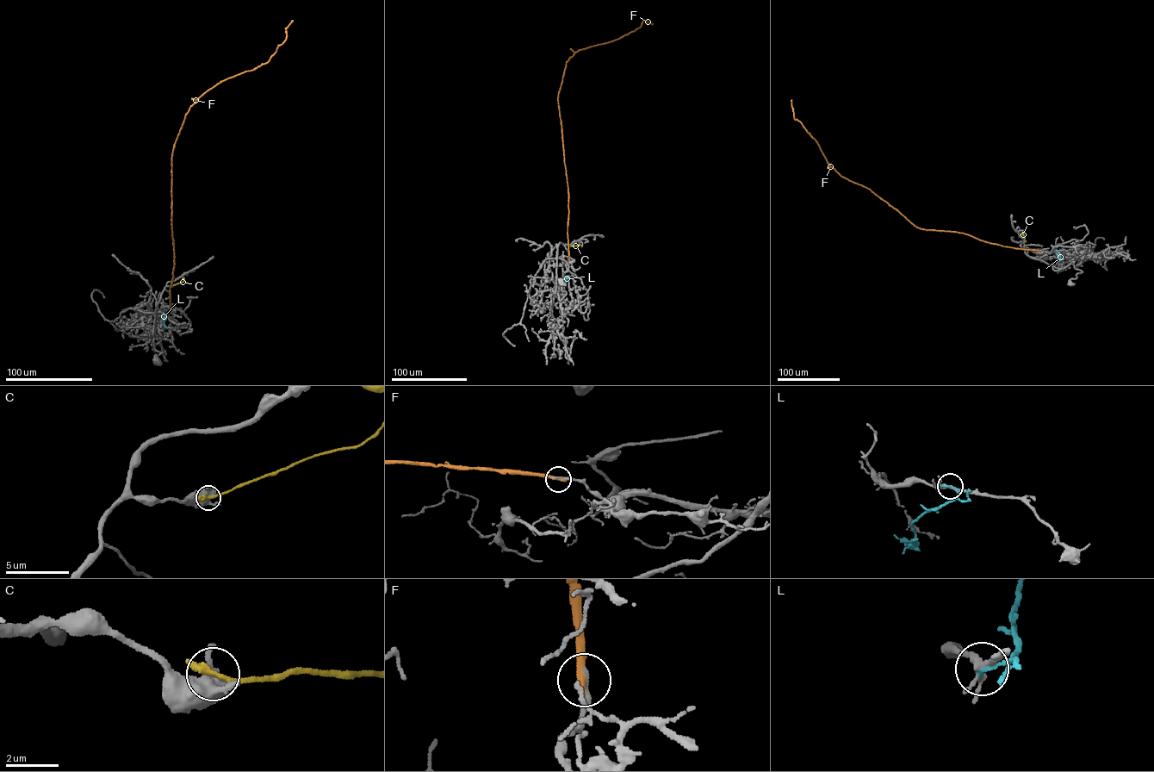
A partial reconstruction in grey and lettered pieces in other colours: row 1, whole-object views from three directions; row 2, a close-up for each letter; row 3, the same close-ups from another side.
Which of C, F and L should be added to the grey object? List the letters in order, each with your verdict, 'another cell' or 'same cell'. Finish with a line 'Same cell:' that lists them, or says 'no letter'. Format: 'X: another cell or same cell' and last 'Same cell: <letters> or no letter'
C: another cell
F: another cell
L: another cell
Same cell: no letter

